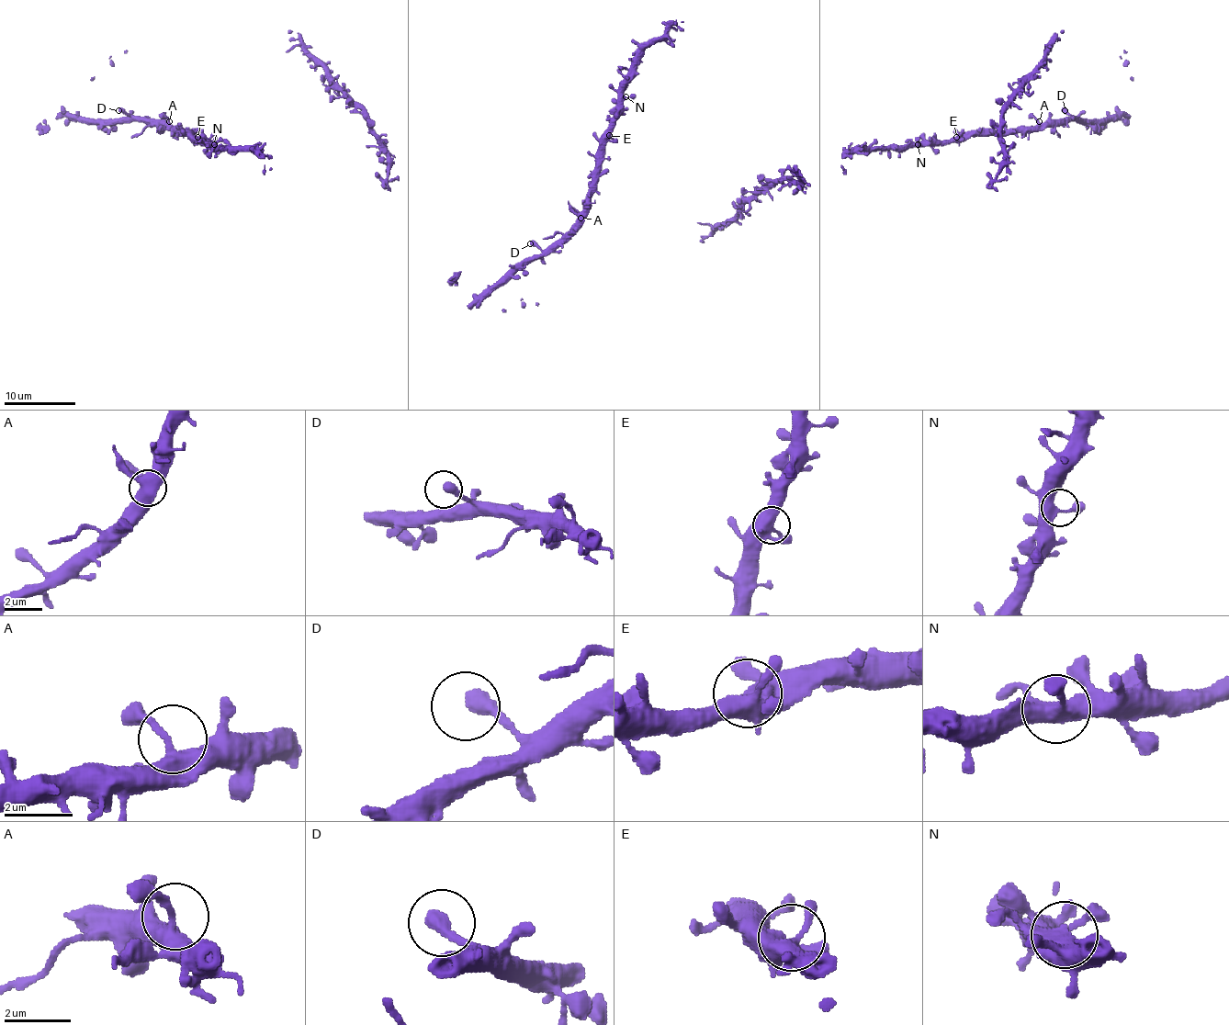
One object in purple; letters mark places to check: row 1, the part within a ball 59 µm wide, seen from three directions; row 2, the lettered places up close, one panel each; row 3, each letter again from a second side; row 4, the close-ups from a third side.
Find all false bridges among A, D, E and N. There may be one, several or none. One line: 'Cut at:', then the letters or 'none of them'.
Cut at: none of them

